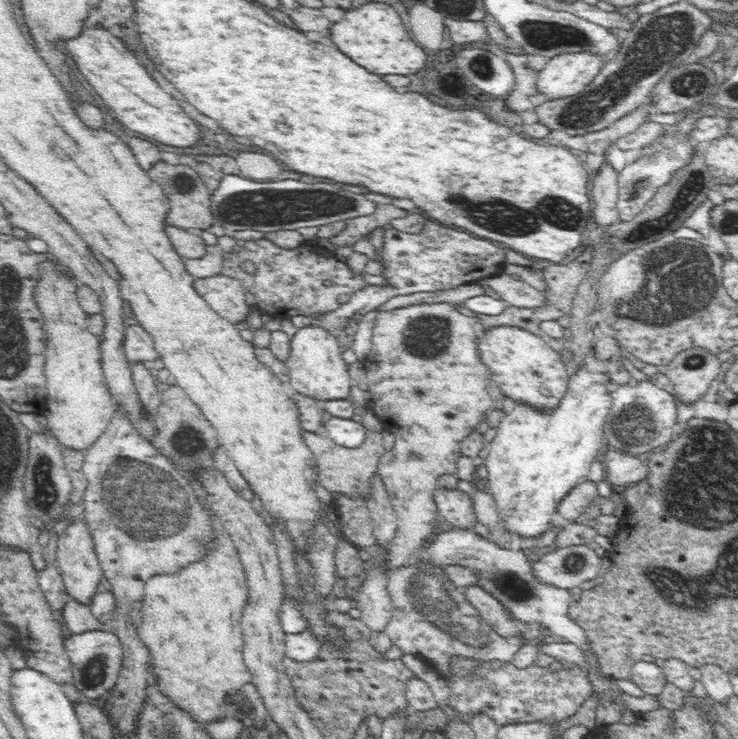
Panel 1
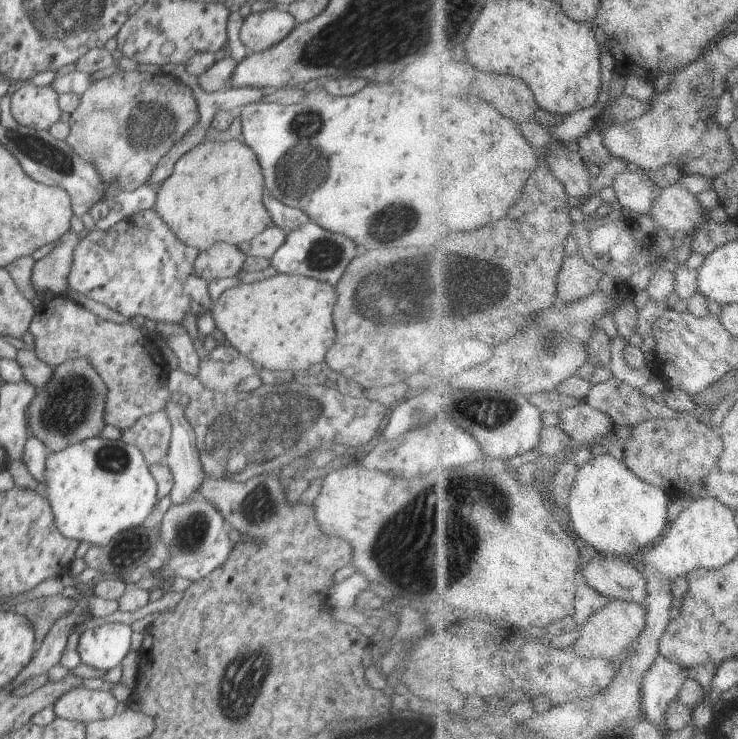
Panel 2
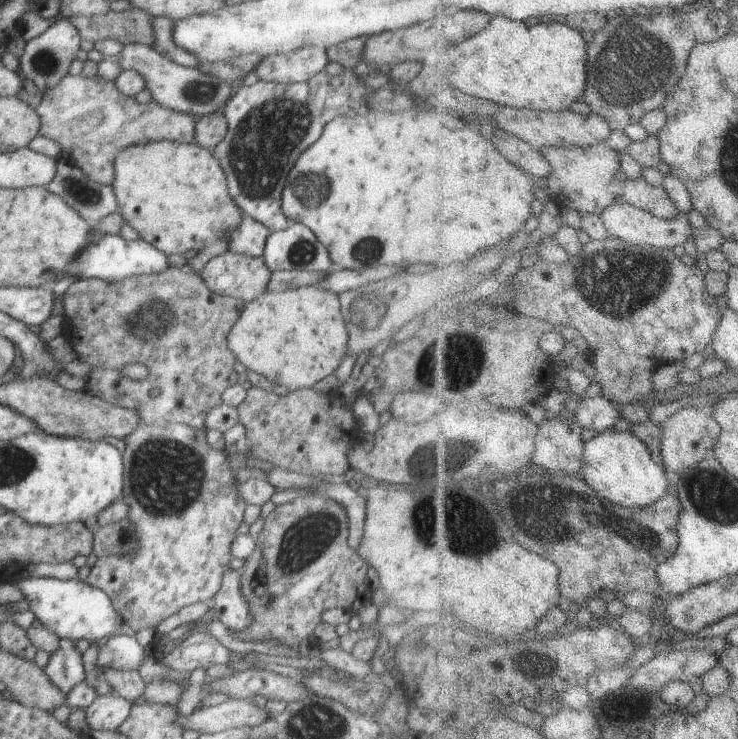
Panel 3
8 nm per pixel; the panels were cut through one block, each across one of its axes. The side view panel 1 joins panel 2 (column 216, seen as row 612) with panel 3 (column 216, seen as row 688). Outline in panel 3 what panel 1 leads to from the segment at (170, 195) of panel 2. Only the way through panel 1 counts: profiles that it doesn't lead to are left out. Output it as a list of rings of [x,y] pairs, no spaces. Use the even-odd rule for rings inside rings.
[[[158,139],[140,146],[130,146],[115,158],[115,170],[111,189],[117,200],[118,212],[132,226],[143,241],[157,247],[167,255],[194,250],[196,244],[218,240],[236,230],[242,213],[228,196],[226,176],[218,160],[195,141],[183,143],[170,139]]]

